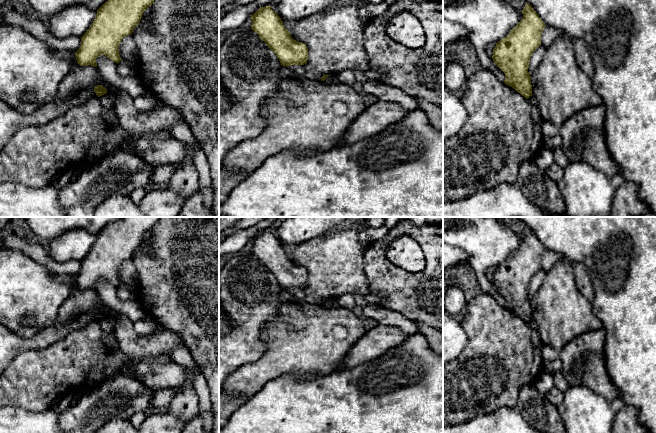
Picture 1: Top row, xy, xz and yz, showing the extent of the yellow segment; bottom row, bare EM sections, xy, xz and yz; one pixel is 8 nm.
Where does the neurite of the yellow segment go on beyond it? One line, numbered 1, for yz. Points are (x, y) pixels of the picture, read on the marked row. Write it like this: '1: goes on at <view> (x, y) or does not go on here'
1: does not go on here

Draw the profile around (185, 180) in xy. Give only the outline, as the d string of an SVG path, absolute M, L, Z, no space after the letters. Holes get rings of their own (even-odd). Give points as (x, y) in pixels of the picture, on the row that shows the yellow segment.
M186 144L186 158L178 162L180 167L175 170L167 185L184 199L188 199L199 191L199 174L193 162L194 151Z

